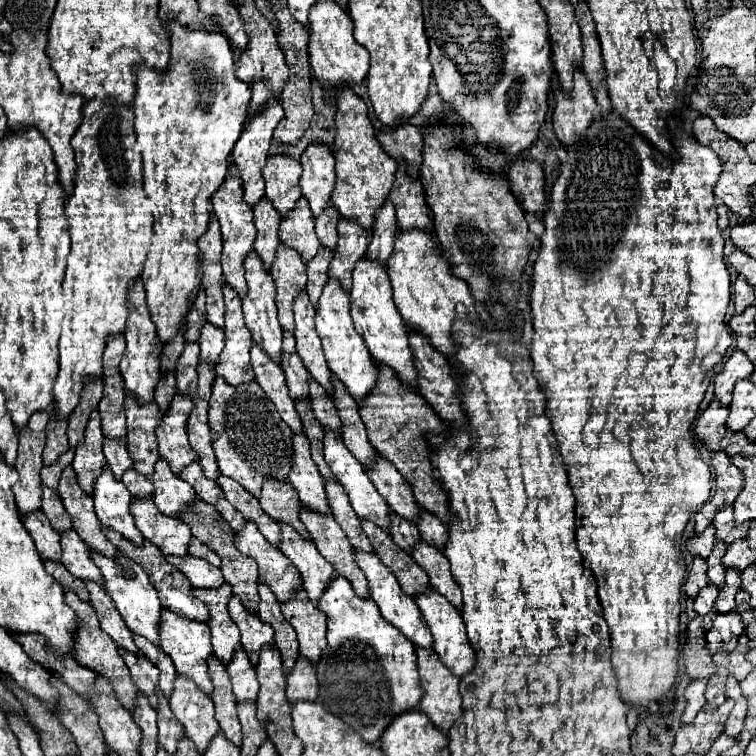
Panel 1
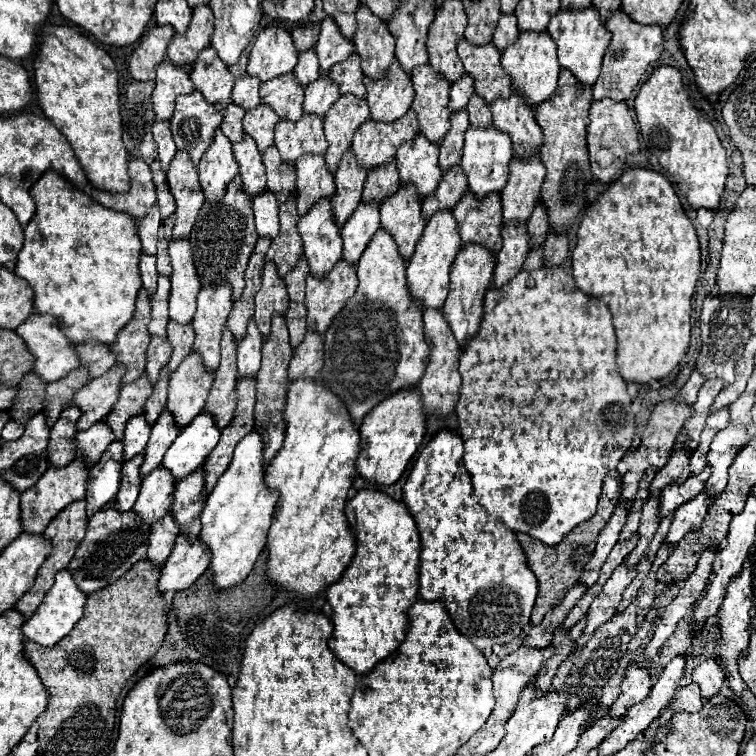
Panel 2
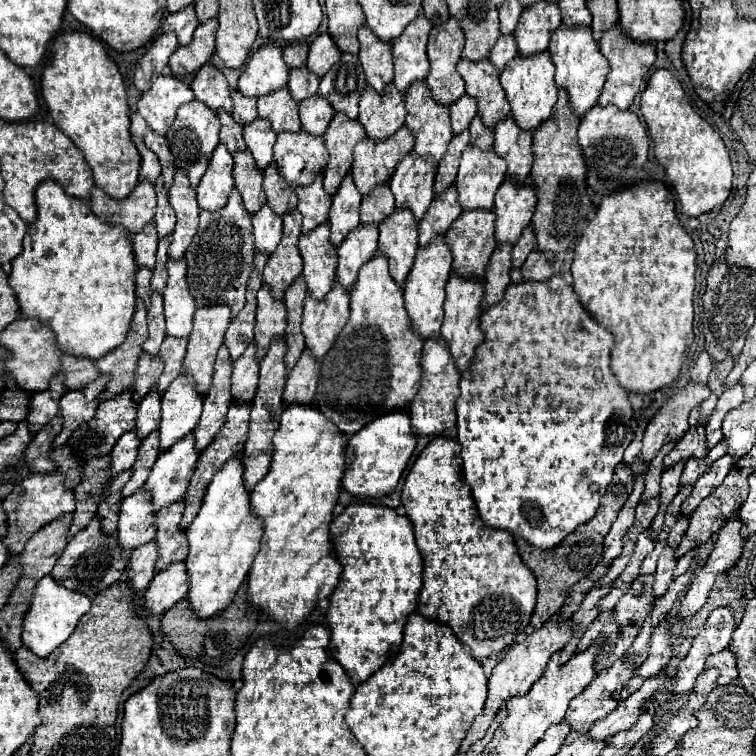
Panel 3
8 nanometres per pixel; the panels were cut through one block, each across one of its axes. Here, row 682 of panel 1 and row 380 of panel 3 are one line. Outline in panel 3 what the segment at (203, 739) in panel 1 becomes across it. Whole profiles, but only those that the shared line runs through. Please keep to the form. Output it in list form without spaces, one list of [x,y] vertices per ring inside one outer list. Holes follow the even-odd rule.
[[[188,374],[178,376],[162,394],[162,420],[160,420],[160,448],[170,448],[192,432],[202,414],[202,396],[196,390],[194,378]]]

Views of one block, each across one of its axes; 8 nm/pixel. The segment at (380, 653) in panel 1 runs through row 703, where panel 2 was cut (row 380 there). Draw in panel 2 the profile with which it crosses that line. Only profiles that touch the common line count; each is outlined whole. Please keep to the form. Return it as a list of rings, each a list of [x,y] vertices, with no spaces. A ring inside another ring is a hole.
[[[386,230],[374,234],[356,266],[356,274],[360,282],[356,294],[324,334],[326,354],[320,382],[342,398],[352,420],[360,422],[390,394],[416,386],[424,376],[430,352],[424,340],[422,310],[408,294],[406,262]]]

